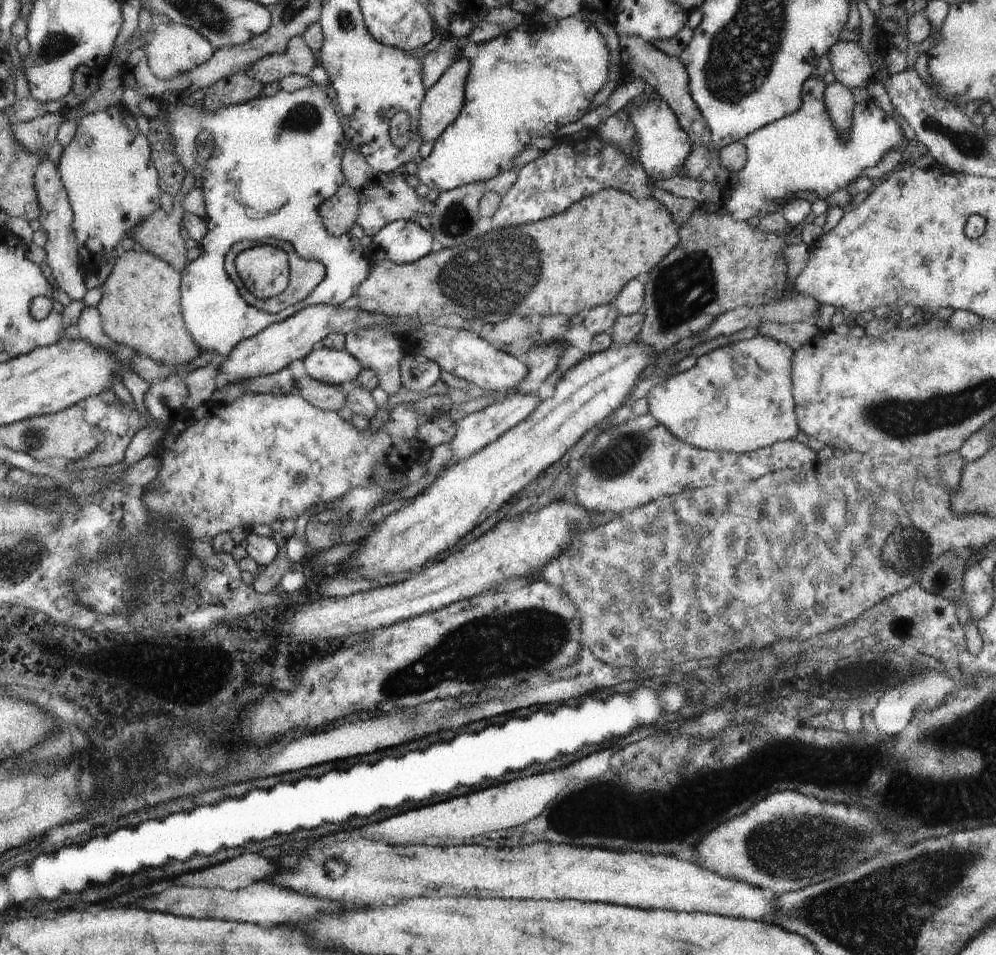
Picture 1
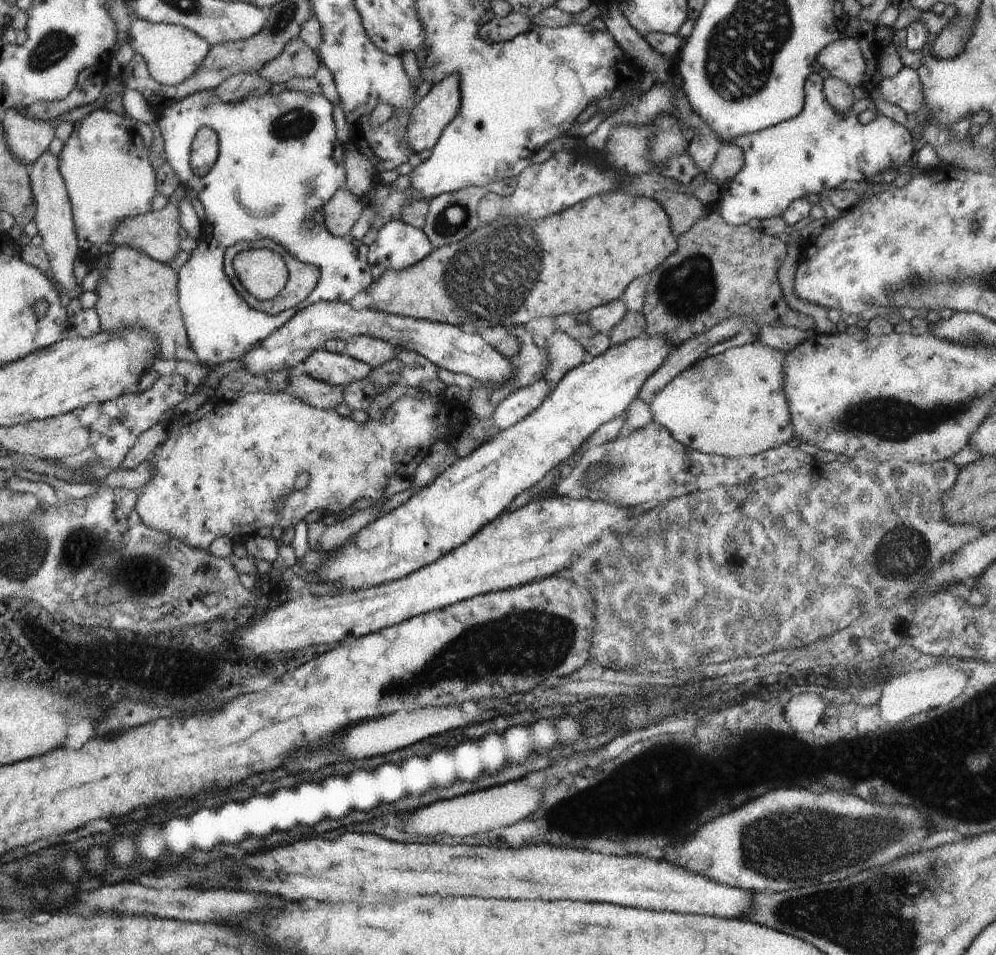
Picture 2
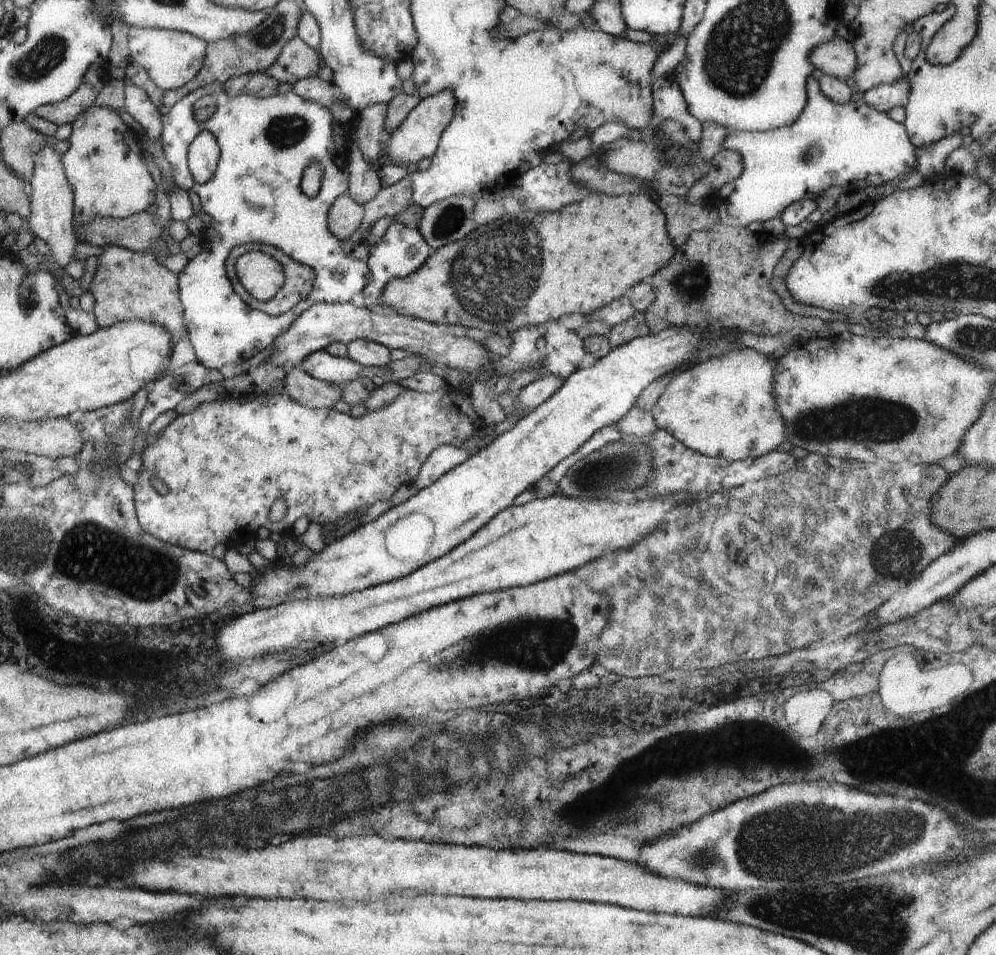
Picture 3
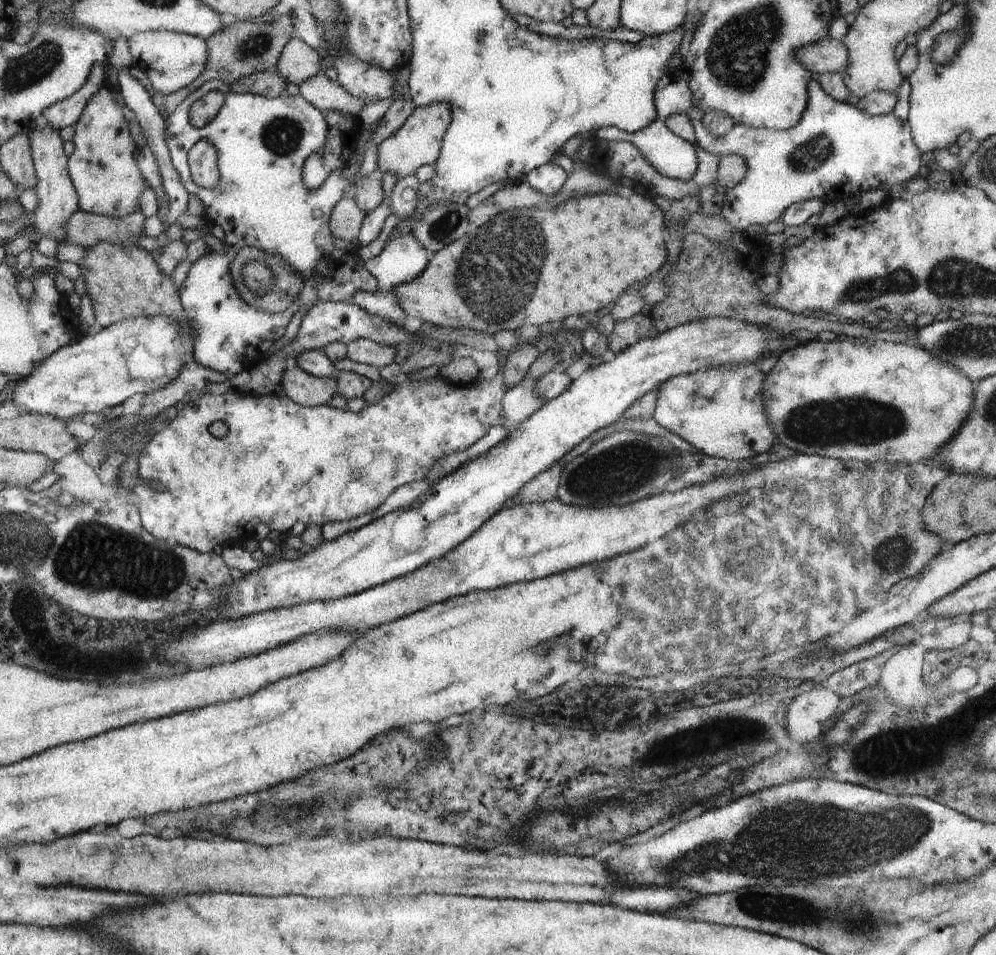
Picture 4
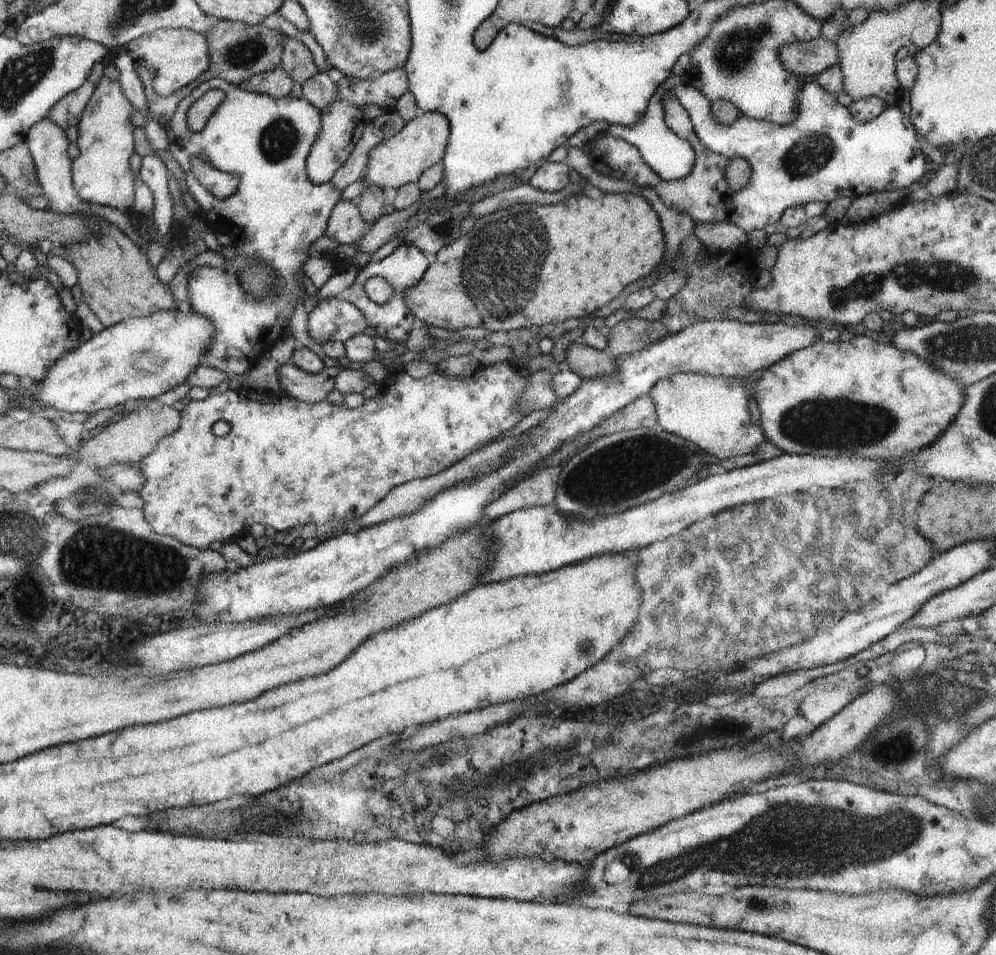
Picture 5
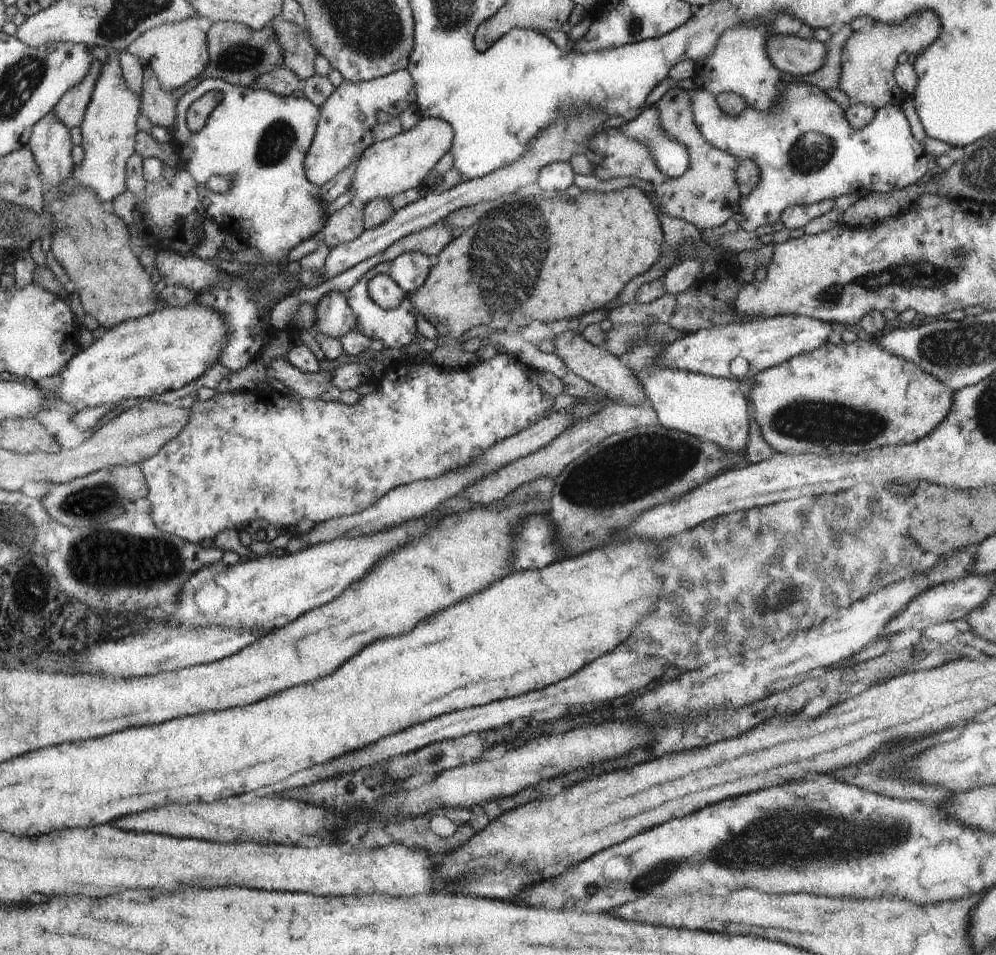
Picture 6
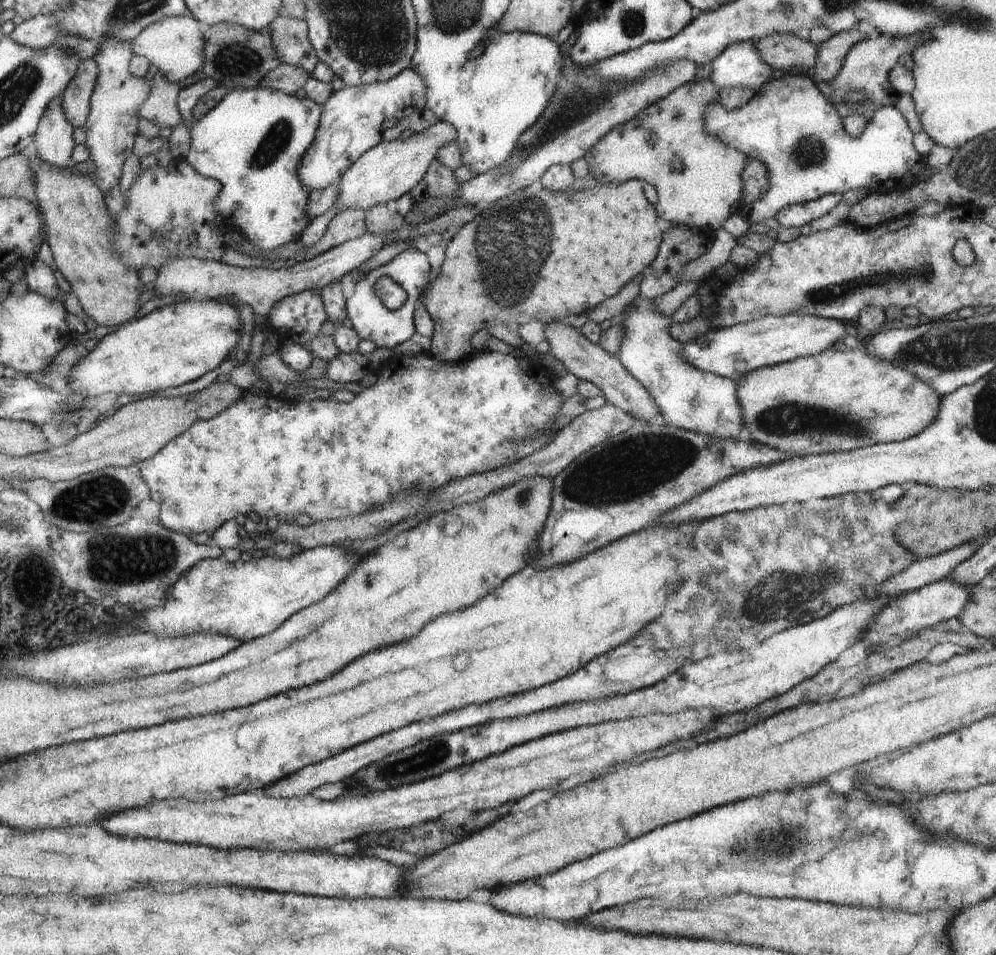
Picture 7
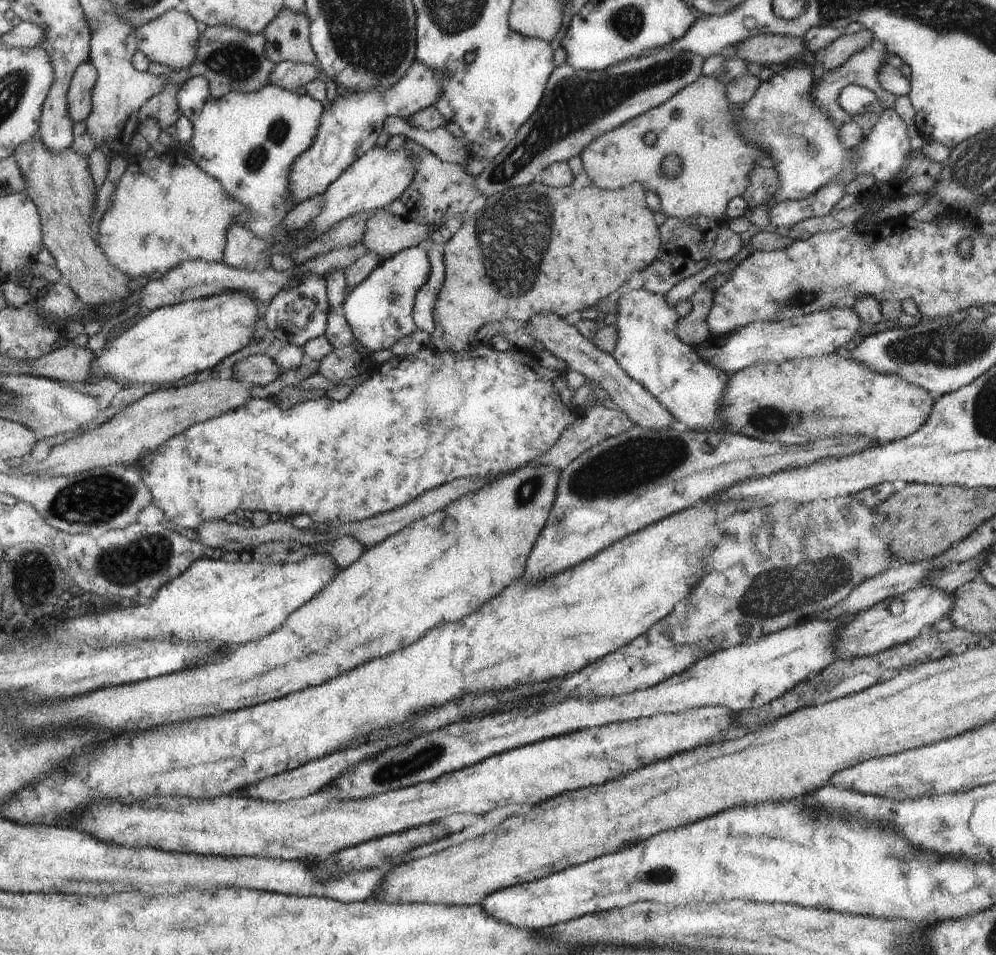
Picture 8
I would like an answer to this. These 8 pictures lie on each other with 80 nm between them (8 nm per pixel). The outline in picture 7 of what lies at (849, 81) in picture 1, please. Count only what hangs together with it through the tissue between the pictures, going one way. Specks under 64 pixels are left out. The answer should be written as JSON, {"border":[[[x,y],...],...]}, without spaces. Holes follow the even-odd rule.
{"border":[[[778,33],[753,41],[760,60],[772,70],[788,71],[798,66],[812,72],[816,64],[819,47],[804,35]]]}

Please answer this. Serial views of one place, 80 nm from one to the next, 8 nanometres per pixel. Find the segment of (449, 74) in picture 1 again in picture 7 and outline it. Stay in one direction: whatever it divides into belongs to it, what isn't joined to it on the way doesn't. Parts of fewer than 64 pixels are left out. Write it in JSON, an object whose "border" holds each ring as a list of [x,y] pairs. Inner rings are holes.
{"border":[[[440,121],[428,129],[412,134],[406,140],[381,141],[374,148],[368,149],[339,178],[338,198],[335,205],[337,214],[346,209],[369,210],[377,204],[392,204],[397,198],[404,196],[423,179],[431,162],[436,159],[438,149],[446,142],[454,142],[458,138],[453,124]]]}

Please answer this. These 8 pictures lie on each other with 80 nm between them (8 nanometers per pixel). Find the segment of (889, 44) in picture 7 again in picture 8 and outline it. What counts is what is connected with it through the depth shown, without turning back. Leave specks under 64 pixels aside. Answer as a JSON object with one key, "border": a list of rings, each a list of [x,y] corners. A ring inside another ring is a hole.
{"border":[[[870,45],[867,49],[853,54],[842,66],[835,68],[834,70],[824,71],[822,77],[815,84],[813,82],[813,89],[811,90],[811,96],[816,100],[816,104],[819,105],[821,113],[828,117],[835,127],[841,127],[848,123],[856,123],[863,130],[864,136],[868,134],[869,130],[878,122],[878,110],[892,109],[894,106],[895,96],[888,91],[885,91],[879,84],[876,78],[876,71],[880,65],[888,64],[887,58],[890,56],[884,48],[884,52],[872,48]],[[848,85],[858,85],[868,90],[871,90],[878,99],[879,106],[872,113],[866,113],[864,115],[849,115],[839,104],[838,95],[842,92],[843,88]]]}

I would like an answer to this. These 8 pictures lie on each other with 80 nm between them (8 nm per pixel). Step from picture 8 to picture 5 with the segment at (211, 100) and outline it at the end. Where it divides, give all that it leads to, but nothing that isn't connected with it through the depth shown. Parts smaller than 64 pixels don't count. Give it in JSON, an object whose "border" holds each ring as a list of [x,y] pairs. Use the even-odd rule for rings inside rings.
{"border":[[[218,77],[207,80],[195,88],[186,98],[183,98],[172,120],[166,126],[169,145],[167,150],[172,153],[180,168],[184,171],[184,182],[189,192],[200,206],[199,217],[215,231],[228,234],[233,246],[238,251],[238,261],[228,261],[225,269],[218,267],[198,267],[189,278],[188,303],[193,313],[200,313],[210,319],[213,324],[213,341],[209,344],[207,353],[201,358],[202,365],[216,368],[231,376],[245,368],[251,368],[262,353],[268,352],[272,346],[287,333],[288,322],[293,314],[298,297],[306,297],[312,292],[303,272],[303,264],[311,255],[308,254],[310,244],[325,235],[327,222],[336,203],[341,200],[342,191],[337,191],[332,185],[324,183],[315,185],[310,182],[305,171],[305,160],[316,142],[322,126],[322,115],[315,106],[306,99],[285,96],[275,99],[271,96],[251,93],[239,86],[230,84]],[[212,89],[222,89],[225,92],[224,102],[208,119],[204,130],[195,133],[190,130],[187,121],[187,110]],[[191,159],[204,159],[213,169],[225,172],[232,178],[238,178],[238,190],[232,196],[218,200],[196,178],[191,167]],[[260,258],[277,277],[272,293],[278,290],[279,295],[253,300],[241,287],[240,266],[243,262],[252,262]]]}

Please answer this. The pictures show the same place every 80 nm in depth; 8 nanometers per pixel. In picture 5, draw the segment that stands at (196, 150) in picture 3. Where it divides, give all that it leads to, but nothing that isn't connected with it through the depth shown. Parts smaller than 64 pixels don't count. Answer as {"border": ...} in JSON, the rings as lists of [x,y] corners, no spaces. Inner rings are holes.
{"border":[[[193,157],[191,167],[196,178],[210,191],[218,200],[229,197],[236,190],[236,184],[239,183],[225,172],[213,169],[204,159]]]}

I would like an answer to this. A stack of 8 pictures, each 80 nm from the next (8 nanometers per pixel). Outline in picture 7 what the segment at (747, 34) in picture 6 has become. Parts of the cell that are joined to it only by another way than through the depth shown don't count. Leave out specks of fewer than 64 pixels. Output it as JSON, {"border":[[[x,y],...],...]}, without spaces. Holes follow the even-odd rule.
{"border":[[[740,41],[728,45],[712,61],[709,79],[720,89],[740,87],[752,89],[755,94],[772,78],[771,67],[760,60],[754,41]]]}

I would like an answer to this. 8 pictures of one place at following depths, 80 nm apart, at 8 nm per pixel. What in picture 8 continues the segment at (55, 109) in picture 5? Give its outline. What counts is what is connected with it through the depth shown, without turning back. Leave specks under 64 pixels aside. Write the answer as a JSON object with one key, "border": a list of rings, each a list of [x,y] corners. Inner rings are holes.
{"border":[[[88,60],[82,63],[73,74],[67,105],[70,118],[74,123],[82,122],[90,116],[92,108],[92,91],[97,81],[97,70]]]}

